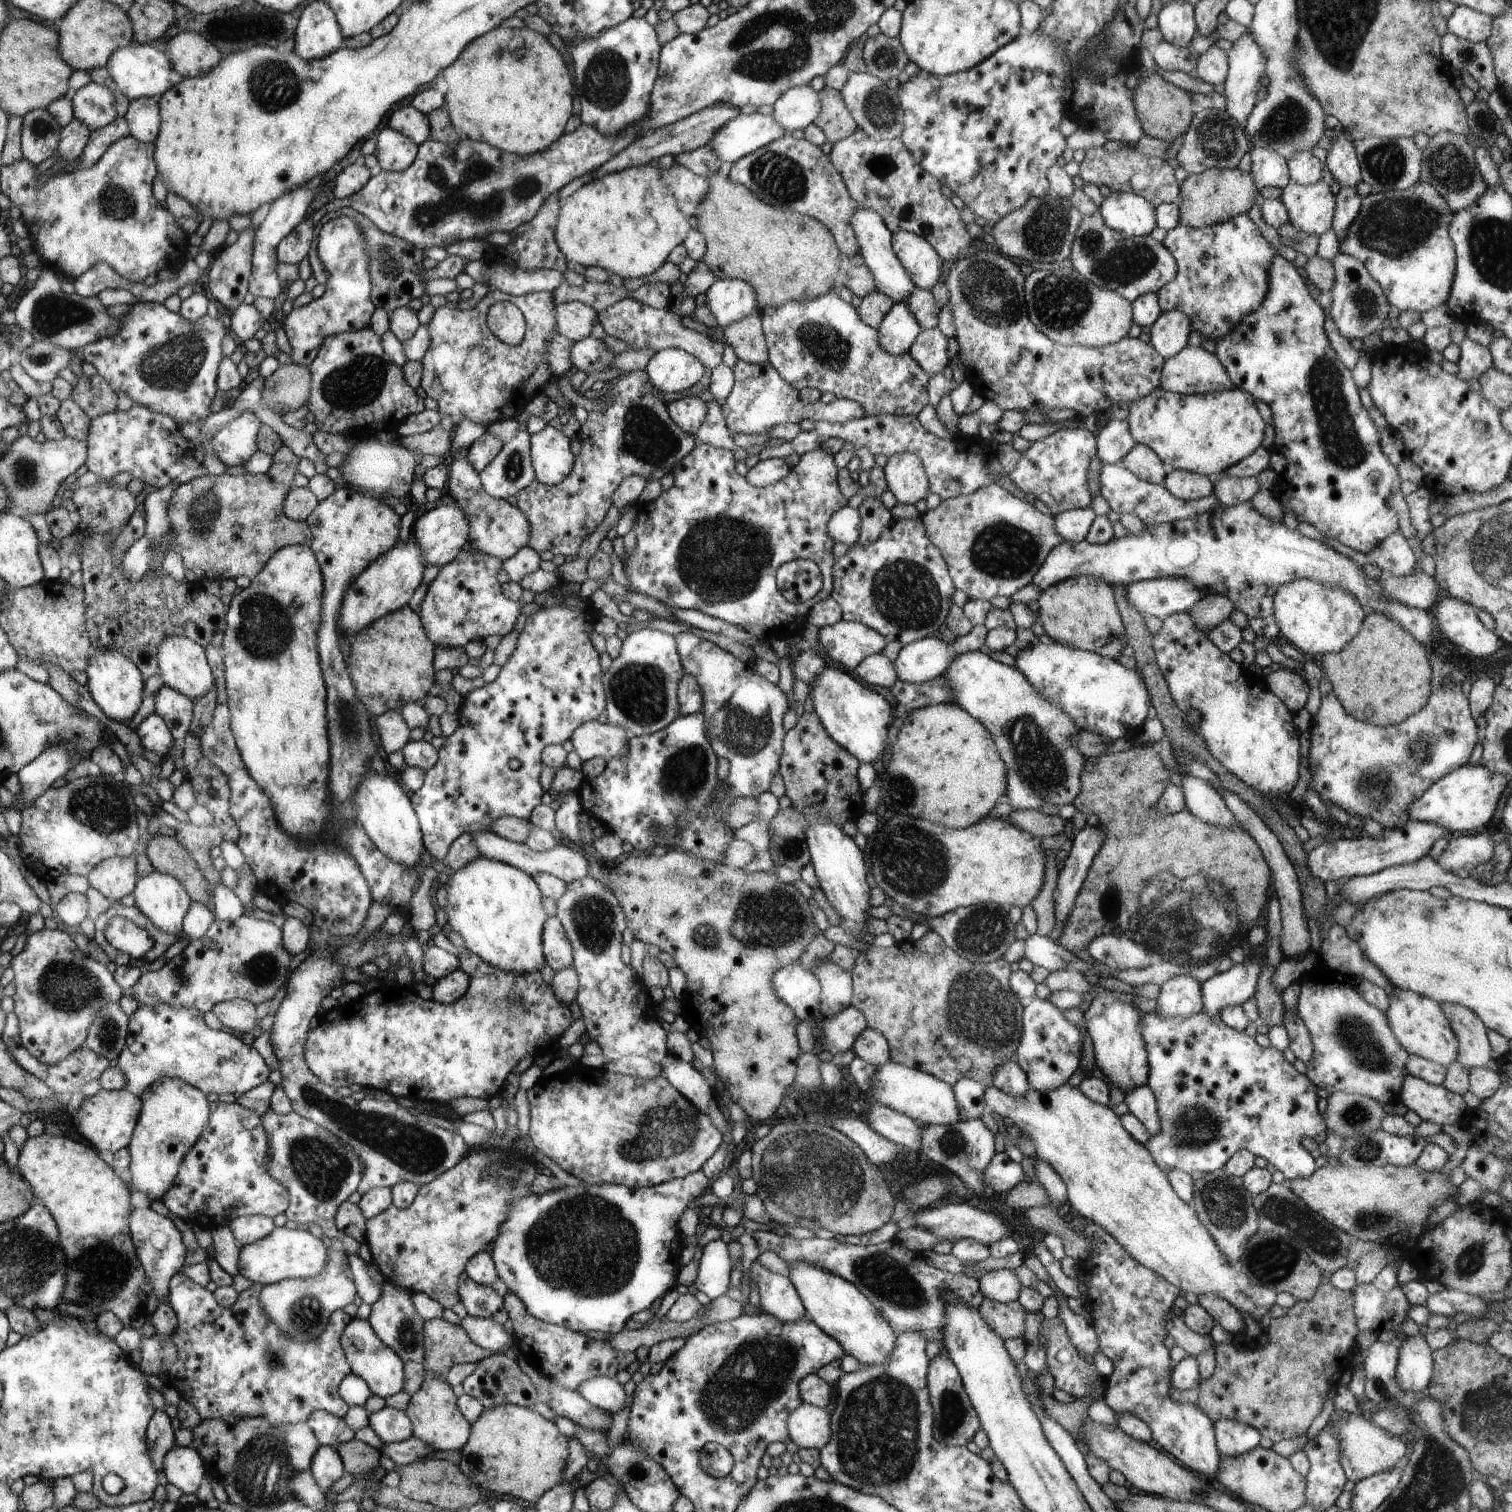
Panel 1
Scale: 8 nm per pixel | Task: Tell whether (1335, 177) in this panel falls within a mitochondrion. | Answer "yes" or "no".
no

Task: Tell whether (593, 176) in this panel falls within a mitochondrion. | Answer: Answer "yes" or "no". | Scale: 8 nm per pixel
no

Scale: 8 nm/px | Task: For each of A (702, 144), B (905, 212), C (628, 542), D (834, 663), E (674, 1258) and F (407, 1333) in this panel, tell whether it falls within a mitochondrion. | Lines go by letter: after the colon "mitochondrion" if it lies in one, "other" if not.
A: other
B: mitochondrion
C: other
D: other
E: other
F: mitochondrion

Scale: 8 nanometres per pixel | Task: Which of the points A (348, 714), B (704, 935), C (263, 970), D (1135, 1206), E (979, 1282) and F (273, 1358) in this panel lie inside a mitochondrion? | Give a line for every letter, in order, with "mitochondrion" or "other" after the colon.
A: mitochondrion
B: mitochondrion
C: mitochondrion
D: other
E: other
F: mitochondrion

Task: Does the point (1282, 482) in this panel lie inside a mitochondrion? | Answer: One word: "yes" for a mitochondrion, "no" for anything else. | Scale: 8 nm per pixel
no

